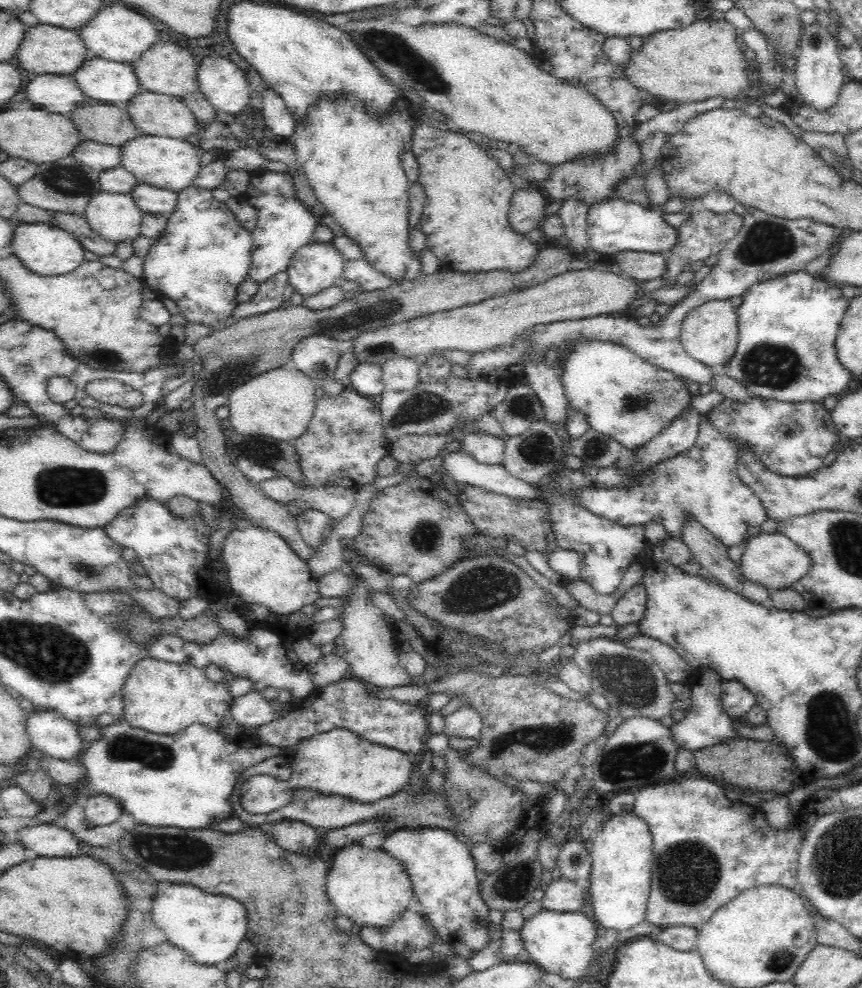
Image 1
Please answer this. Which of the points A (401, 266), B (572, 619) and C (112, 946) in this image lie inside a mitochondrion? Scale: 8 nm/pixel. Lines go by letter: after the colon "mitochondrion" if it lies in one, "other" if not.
A: other
B: other
C: other

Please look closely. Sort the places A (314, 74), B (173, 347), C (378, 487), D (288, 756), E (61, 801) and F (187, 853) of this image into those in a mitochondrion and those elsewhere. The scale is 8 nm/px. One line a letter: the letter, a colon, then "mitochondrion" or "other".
A: other
B: other
C: other
D: other
E: other
F: mitochondrion

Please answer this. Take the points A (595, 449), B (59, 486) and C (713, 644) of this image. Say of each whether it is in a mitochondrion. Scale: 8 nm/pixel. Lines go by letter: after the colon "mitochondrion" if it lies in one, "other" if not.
A: mitochondrion
B: mitochondrion
C: other

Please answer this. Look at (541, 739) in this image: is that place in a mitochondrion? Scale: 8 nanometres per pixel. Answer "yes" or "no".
yes

